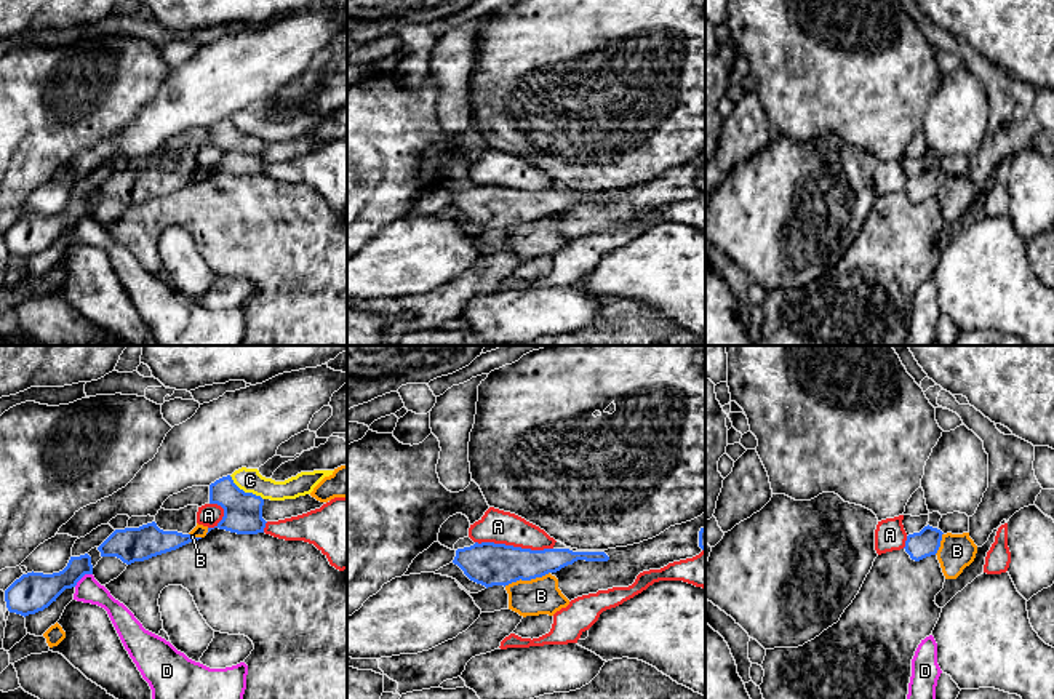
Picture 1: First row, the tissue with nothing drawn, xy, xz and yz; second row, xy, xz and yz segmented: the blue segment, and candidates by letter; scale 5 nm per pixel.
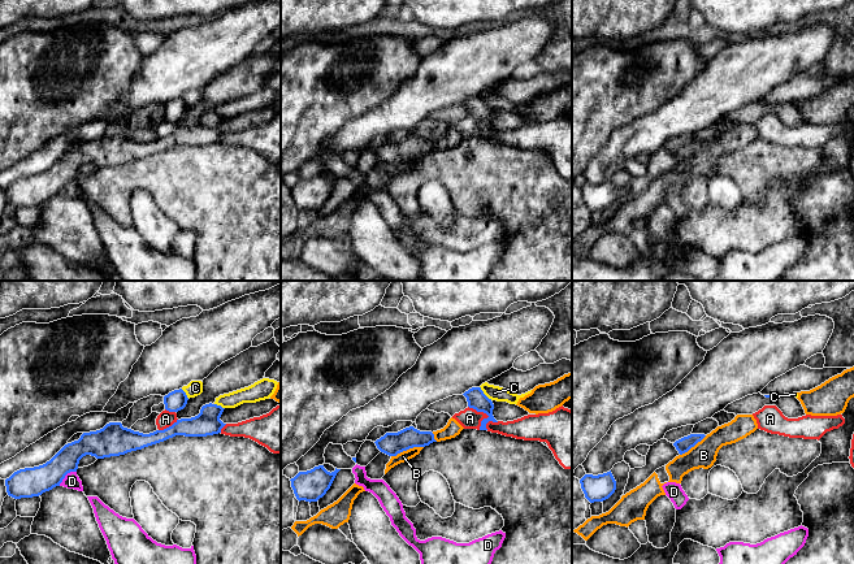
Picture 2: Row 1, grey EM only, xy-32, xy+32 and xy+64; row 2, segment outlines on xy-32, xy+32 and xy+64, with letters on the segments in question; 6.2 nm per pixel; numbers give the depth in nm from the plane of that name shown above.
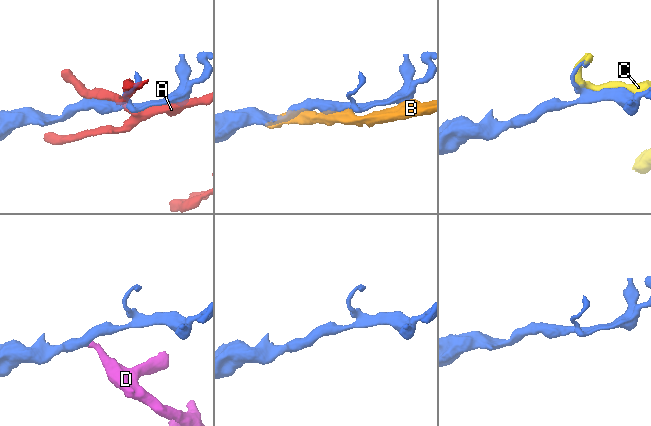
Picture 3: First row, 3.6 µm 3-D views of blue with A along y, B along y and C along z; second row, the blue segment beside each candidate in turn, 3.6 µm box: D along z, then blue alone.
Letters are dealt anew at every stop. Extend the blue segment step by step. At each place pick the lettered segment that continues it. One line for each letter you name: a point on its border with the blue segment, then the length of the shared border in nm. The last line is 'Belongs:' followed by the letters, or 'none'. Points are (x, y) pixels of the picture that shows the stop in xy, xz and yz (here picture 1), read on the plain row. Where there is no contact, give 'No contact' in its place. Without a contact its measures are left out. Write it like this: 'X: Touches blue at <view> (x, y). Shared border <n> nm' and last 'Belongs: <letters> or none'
Belongs: none

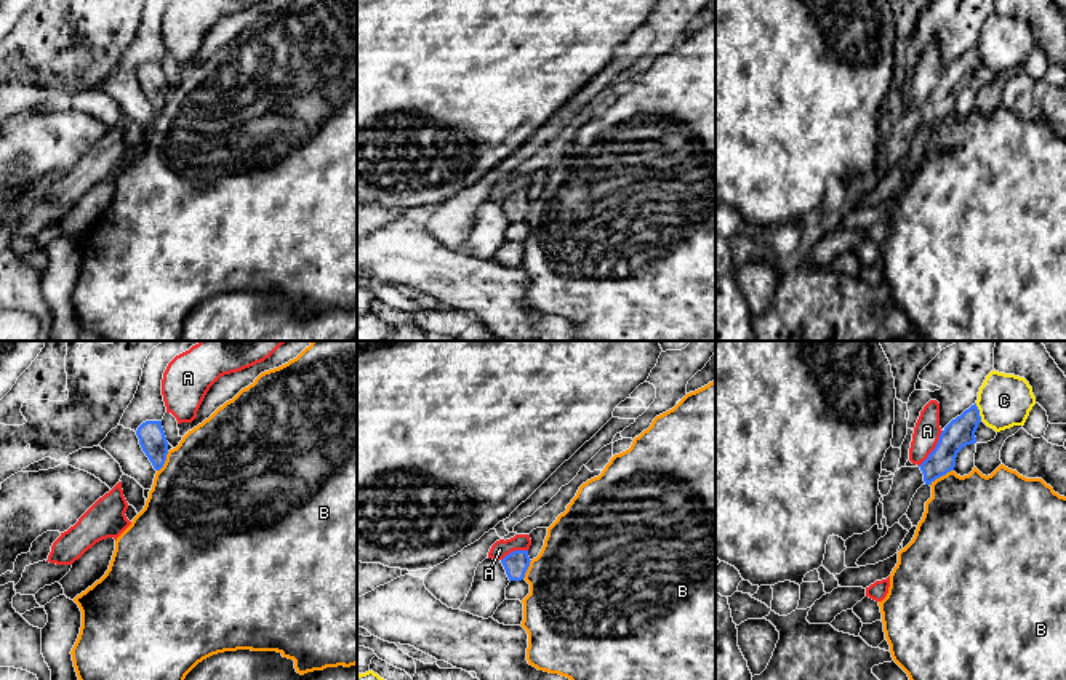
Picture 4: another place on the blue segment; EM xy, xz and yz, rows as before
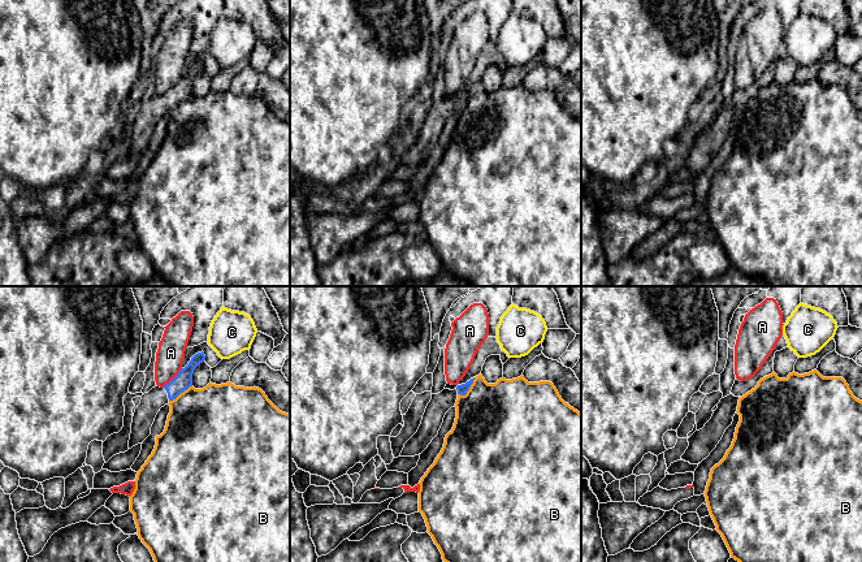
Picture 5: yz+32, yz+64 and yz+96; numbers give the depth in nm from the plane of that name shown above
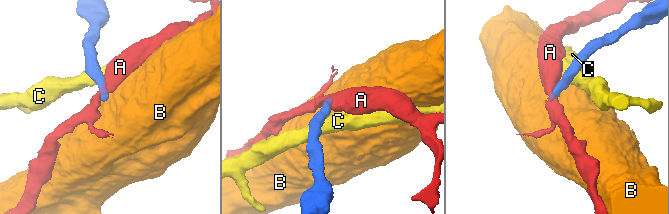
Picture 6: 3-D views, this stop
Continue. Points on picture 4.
Belongs: none

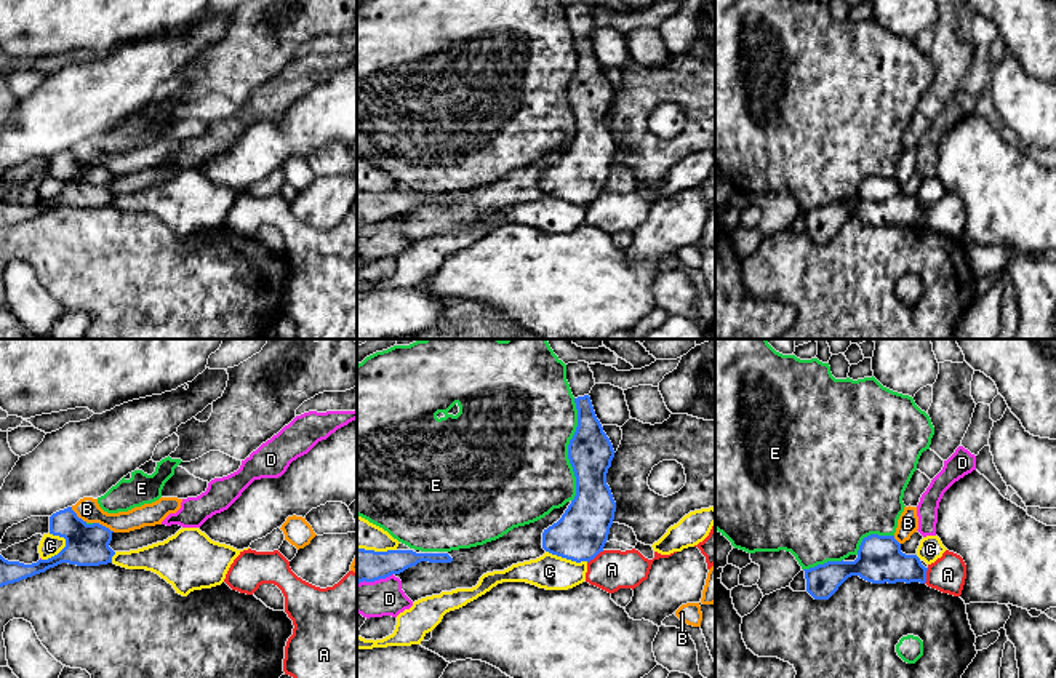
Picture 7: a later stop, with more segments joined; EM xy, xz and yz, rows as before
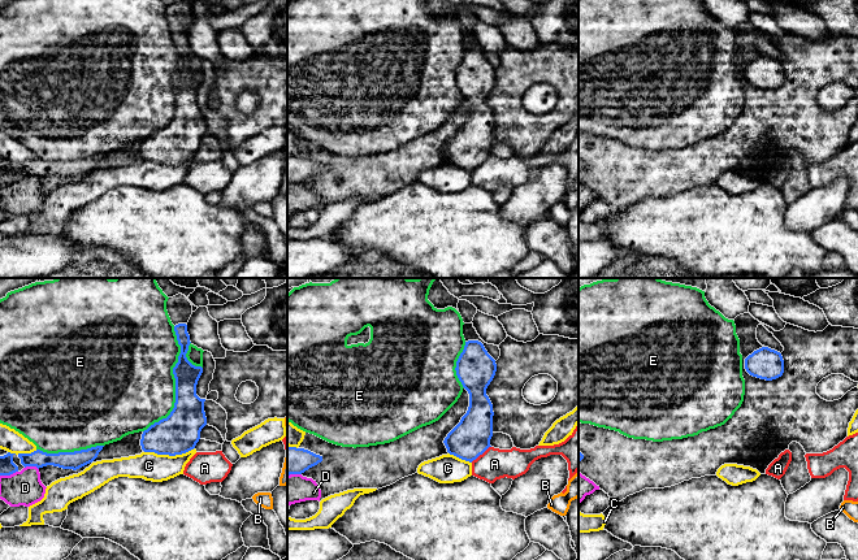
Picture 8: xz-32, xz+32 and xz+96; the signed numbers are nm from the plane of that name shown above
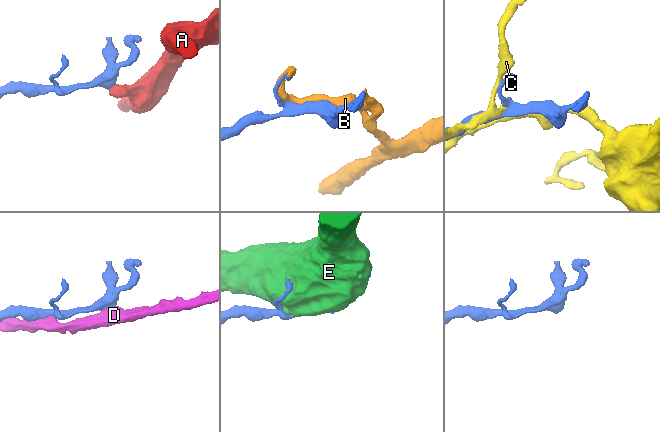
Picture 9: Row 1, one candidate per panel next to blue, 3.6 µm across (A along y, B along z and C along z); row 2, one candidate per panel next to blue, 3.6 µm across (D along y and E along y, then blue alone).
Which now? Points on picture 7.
Belongs: none

